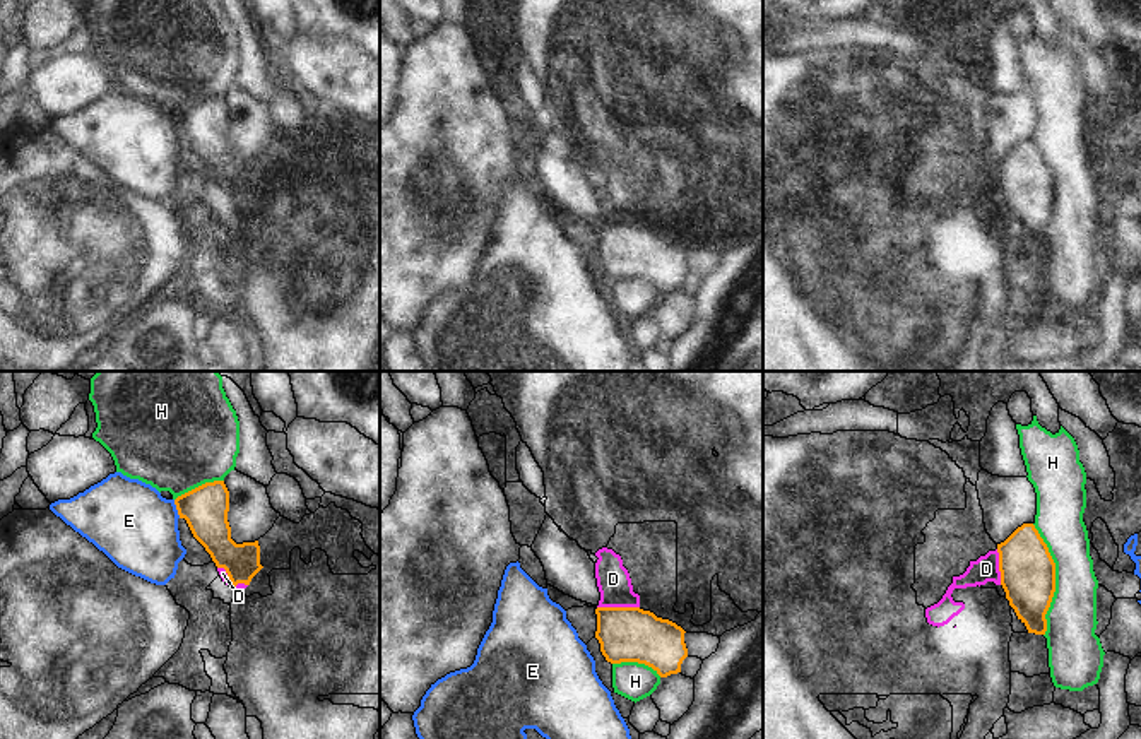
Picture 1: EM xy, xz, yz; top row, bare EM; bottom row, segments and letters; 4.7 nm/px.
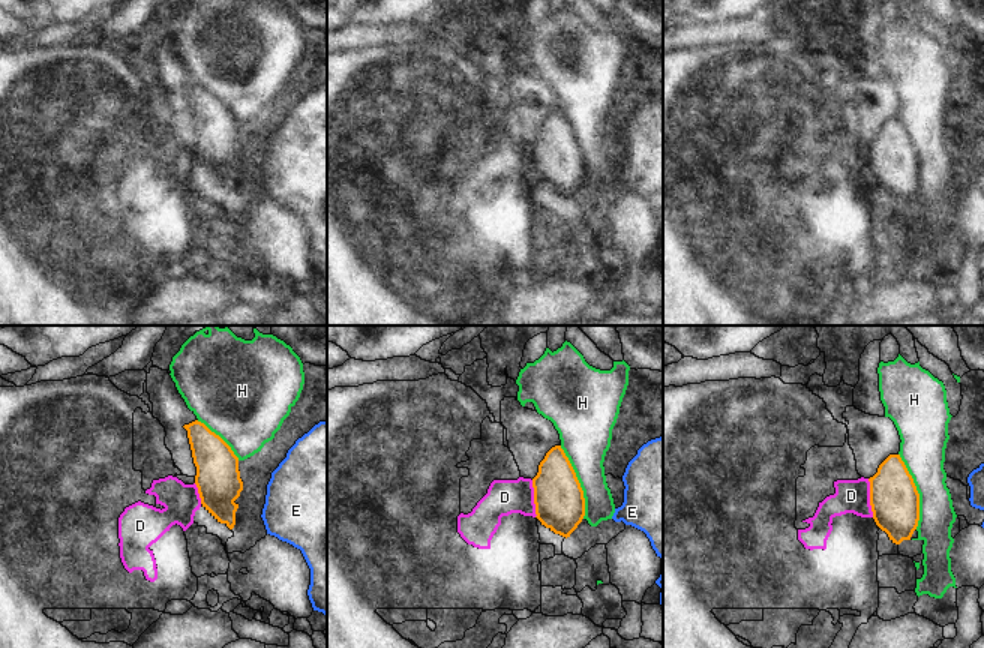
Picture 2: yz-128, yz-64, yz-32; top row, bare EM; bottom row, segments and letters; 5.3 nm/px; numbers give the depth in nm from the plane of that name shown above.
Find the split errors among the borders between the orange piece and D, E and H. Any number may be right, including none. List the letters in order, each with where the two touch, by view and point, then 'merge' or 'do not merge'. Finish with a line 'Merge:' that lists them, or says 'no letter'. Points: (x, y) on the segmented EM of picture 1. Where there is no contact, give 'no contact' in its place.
D: contact xz (618, 608); do not merge
E: contact xy (177, 508); do not merge
H: contact yz (1054, 580); do not merge
Merge: no letter

